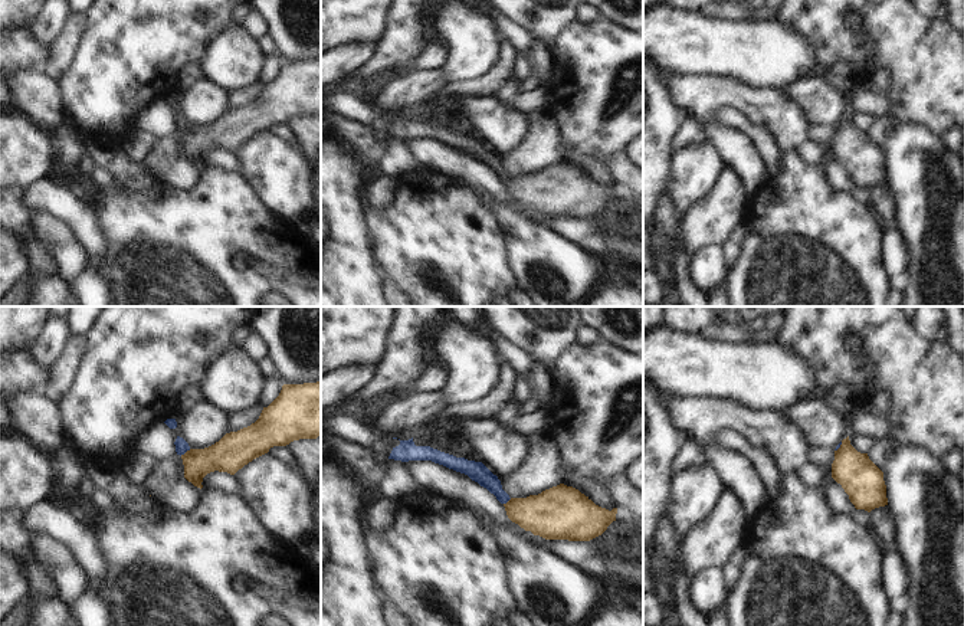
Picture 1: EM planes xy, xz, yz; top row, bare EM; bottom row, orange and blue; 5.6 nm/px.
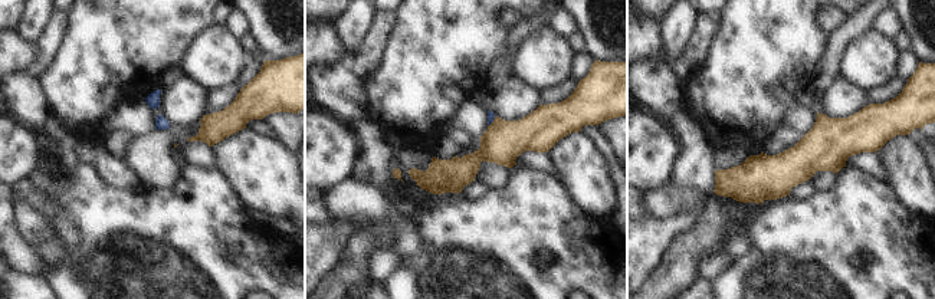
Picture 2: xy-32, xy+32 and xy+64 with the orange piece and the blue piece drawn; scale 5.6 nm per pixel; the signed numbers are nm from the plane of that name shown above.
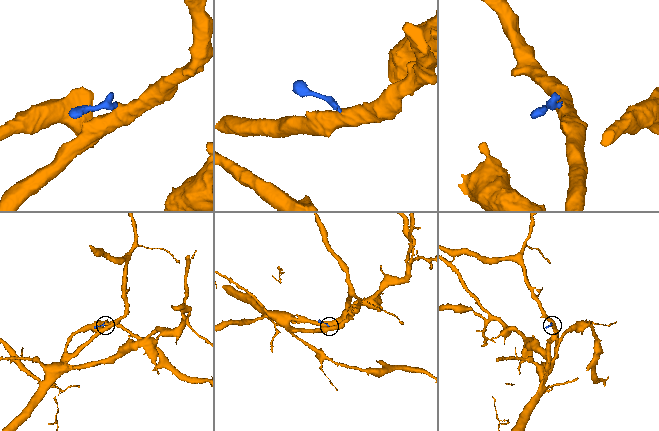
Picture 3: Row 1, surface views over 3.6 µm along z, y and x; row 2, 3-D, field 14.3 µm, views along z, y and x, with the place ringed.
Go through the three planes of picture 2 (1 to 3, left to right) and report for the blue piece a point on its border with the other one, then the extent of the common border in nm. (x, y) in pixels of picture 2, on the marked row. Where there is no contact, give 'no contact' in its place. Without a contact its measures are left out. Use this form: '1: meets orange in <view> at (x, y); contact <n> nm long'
1: no contact
2: meets orange in xy+32 at (494, 121); contact 70 nm long
3: no contact

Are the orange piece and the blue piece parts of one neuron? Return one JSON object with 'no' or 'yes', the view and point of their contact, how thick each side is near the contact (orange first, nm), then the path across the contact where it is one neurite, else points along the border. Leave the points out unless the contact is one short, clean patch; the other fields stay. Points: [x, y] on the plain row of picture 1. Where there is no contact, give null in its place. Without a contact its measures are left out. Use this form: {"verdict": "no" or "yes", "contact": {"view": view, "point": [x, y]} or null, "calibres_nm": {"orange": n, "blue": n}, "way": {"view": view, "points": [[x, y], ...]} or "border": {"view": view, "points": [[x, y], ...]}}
{"verdict": "yes", "contact": {"view": "xy", "point": [186, 130]}, "calibres_nm": {"orange": 200, "blue": 80}, "way": {"view": "xy", "points": [[230, 131], [186, 130], [182, 124]]}}

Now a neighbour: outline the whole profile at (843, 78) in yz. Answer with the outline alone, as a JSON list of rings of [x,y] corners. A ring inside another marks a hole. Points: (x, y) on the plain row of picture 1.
[[[839,65],[836,69],[829,71],[826,79],[843,94],[849,94],[859,83],[858,76],[847,65]]]

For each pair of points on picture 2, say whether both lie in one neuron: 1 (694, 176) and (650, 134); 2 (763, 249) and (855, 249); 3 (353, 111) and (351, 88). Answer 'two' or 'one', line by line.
1: two
2: one
3: one

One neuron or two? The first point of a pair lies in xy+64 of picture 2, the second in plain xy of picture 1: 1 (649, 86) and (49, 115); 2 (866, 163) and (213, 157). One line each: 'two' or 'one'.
1: one
2: one

